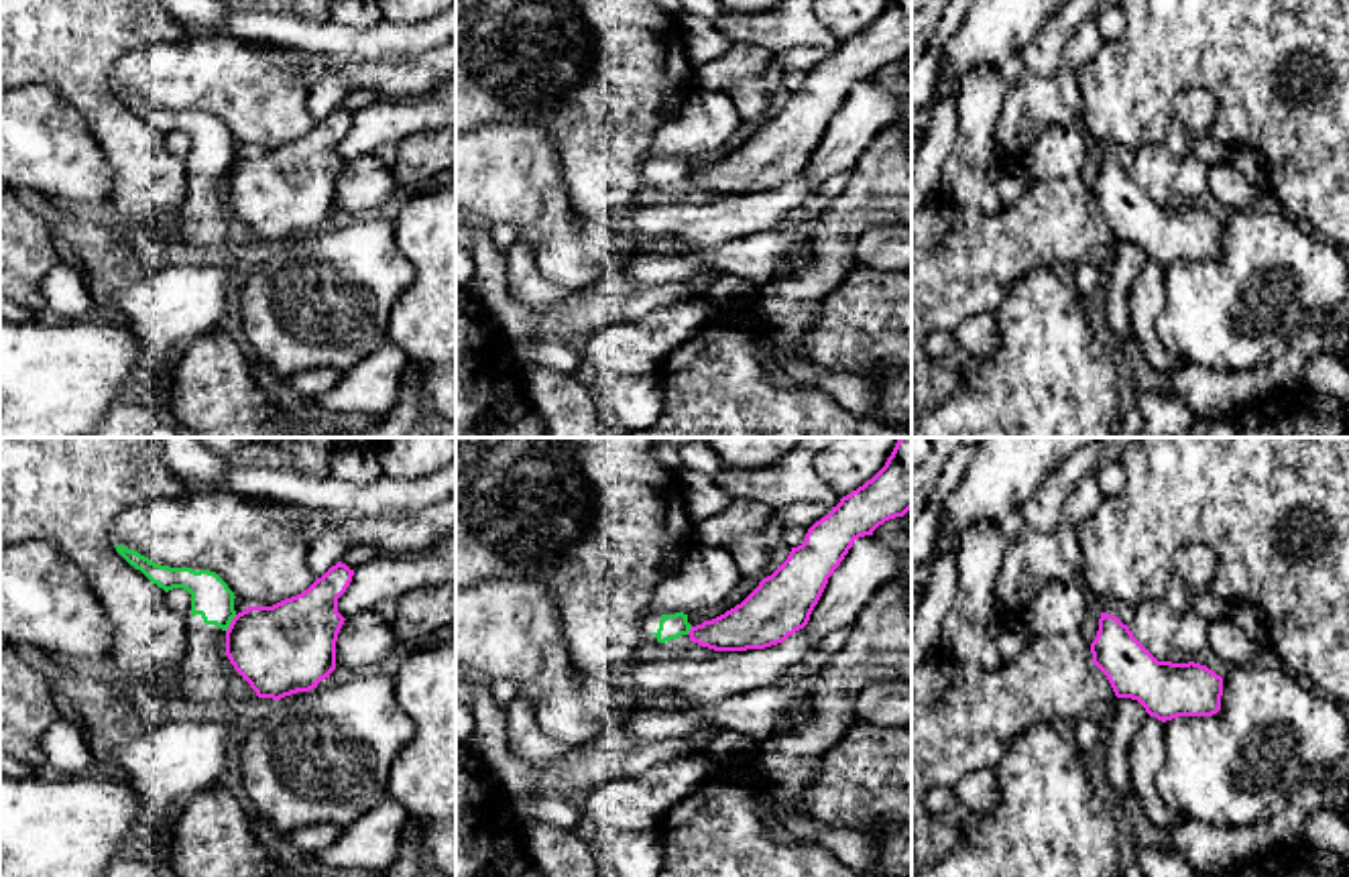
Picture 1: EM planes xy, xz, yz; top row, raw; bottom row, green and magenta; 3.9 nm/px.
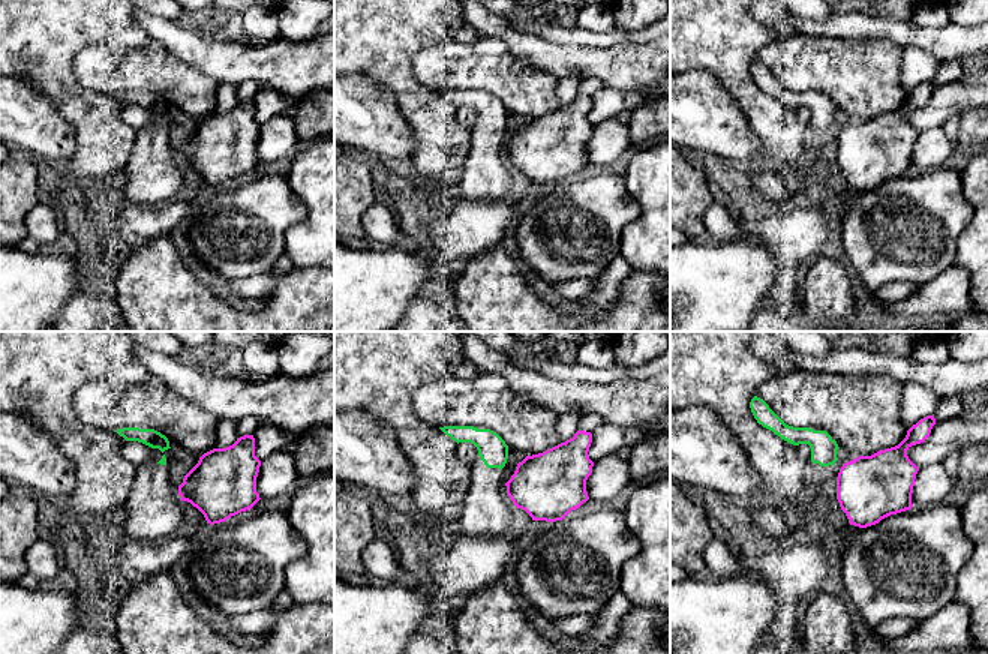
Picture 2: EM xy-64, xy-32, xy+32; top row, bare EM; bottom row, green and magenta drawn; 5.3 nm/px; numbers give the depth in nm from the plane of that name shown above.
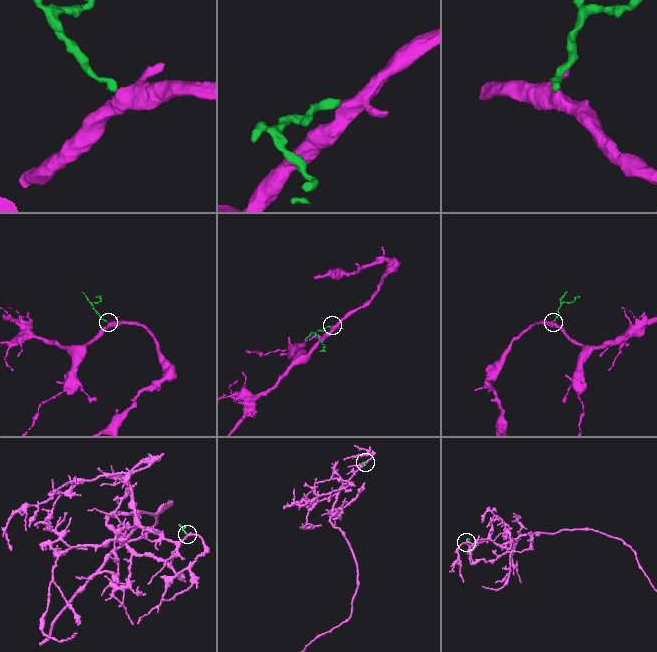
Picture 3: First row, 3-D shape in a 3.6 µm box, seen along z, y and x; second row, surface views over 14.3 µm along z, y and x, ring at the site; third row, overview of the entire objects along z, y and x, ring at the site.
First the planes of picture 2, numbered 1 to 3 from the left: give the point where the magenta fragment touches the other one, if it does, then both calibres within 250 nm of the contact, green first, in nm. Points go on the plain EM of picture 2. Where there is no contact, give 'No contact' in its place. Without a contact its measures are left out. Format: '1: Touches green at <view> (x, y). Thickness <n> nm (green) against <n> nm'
1: No contact
2: No contact
3: No contact

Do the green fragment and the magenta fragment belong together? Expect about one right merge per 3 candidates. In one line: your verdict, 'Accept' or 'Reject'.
Reject

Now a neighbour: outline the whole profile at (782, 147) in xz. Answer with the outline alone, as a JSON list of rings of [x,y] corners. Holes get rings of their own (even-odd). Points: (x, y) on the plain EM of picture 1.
[[[889,0],[885,10],[863,31],[842,41],[832,55],[816,65],[802,90],[791,92],[787,104],[735,153],[690,173],[690,185],[714,195],[765,193],[783,187],[789,179],[804,173],[818,149],[828,122],[840,110],[859,81],[889,63],[903,61],[912,53],[912,0]]]

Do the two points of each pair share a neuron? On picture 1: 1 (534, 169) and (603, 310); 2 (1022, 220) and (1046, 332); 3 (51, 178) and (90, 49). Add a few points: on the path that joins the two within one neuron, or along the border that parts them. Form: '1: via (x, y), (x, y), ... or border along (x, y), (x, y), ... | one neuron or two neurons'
1: border along (617, 269), (580, 289), (562, 291) | two neurons
2: border along (1042, 265), (1024, 273), (1008, 289), (1000, 306) | two neurons
3: border along (29, 84), (49, 84), (84, 119), (98, 147) | two neurons

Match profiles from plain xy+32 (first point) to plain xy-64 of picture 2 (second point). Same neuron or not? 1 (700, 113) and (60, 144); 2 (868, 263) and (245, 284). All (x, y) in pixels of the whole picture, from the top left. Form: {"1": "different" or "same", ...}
{"1": "same", "2": "different"}

